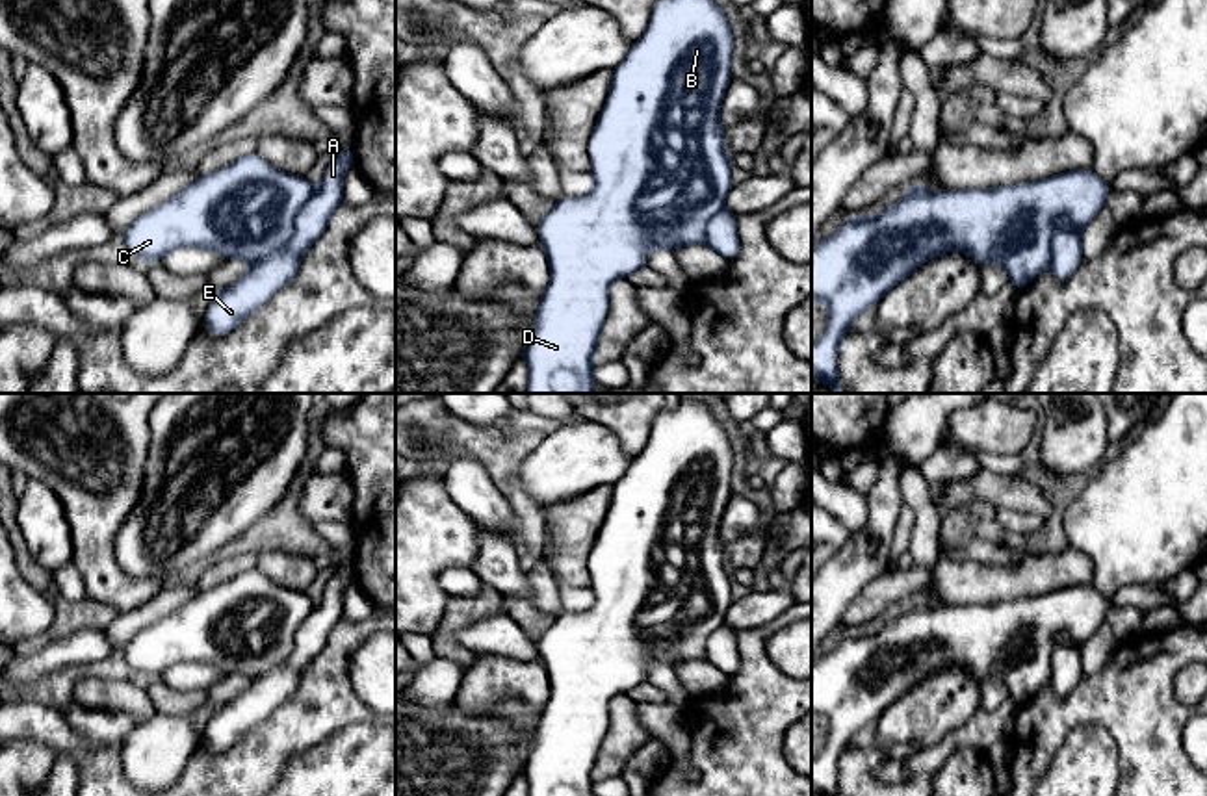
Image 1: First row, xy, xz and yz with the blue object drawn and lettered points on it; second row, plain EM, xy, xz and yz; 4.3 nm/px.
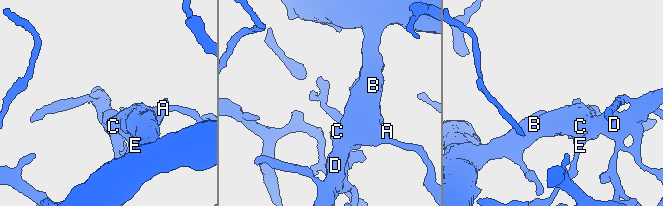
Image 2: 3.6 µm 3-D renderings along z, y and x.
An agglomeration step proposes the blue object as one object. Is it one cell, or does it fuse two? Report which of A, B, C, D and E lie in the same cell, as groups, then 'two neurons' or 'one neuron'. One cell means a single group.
groups A E / B C D; two neurons

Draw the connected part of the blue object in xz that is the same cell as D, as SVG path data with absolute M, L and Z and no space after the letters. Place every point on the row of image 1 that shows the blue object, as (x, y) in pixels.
M657 0L646 32L613 67L611 89L589 137L592 189L555 200L537 223L548 256L550 280L535 312L522 358L529 367L527 393L594 393L594 354L607 315L607 289L646 265L648 249L706 245L707 223L724 210L733 187L733 163L726 154L720 106L730 85L733 28L715 0Z

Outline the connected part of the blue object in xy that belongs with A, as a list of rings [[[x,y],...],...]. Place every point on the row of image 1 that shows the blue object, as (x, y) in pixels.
[[[344,147],[323,174],[295,221],[295,234],[290,245],[277,254],[254,263],[241,278],[223,286],[212,299],[202,323],[210,334],[232,332],[251,312],[266,304],[299,271],[303,254],[327,230],[331,215],[344,202],[344,176],[355,163],[355,148]]]

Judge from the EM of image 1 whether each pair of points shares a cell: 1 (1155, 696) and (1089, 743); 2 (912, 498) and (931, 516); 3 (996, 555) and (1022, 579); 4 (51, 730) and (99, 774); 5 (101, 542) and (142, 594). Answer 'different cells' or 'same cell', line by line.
1: different cells
2: same cell
3: different cells
4: same cell
5: same cell

